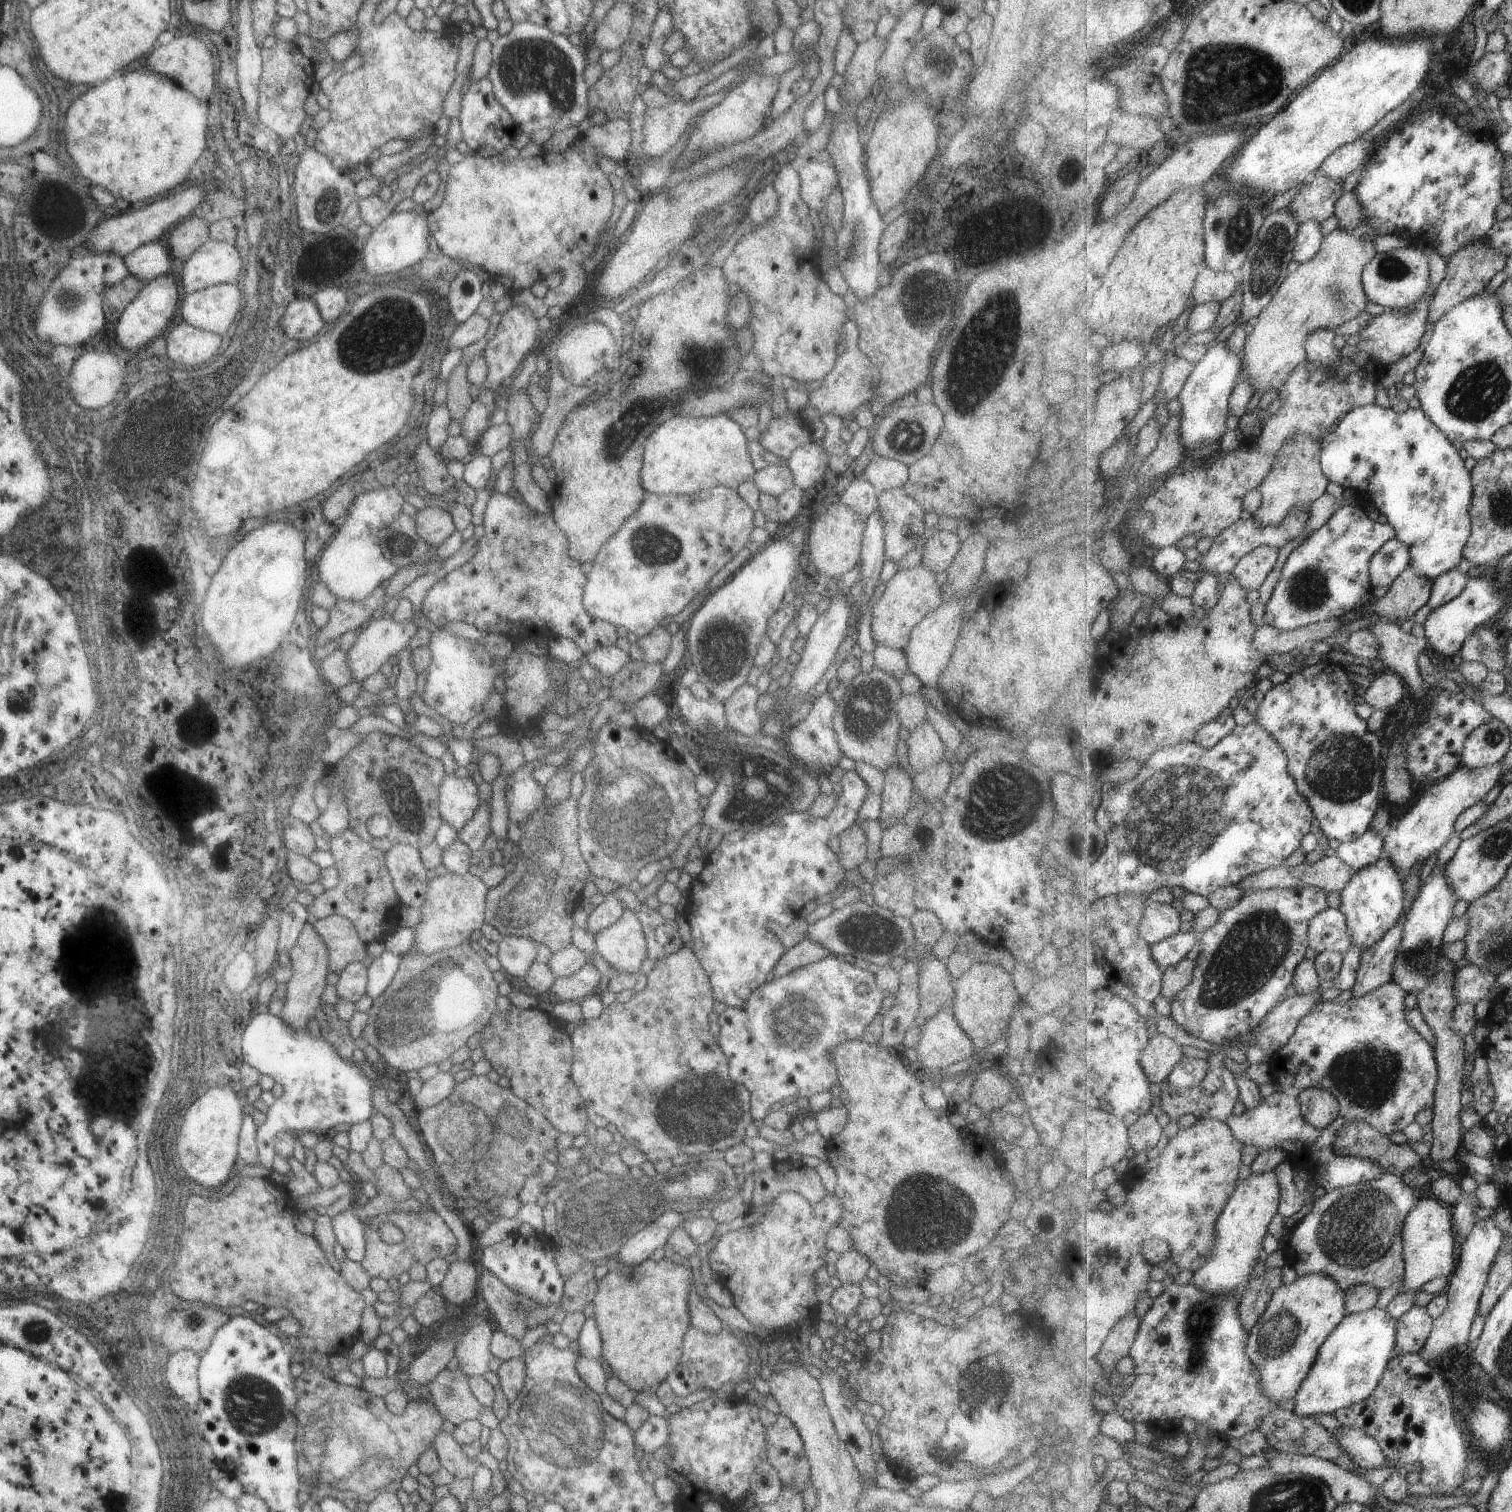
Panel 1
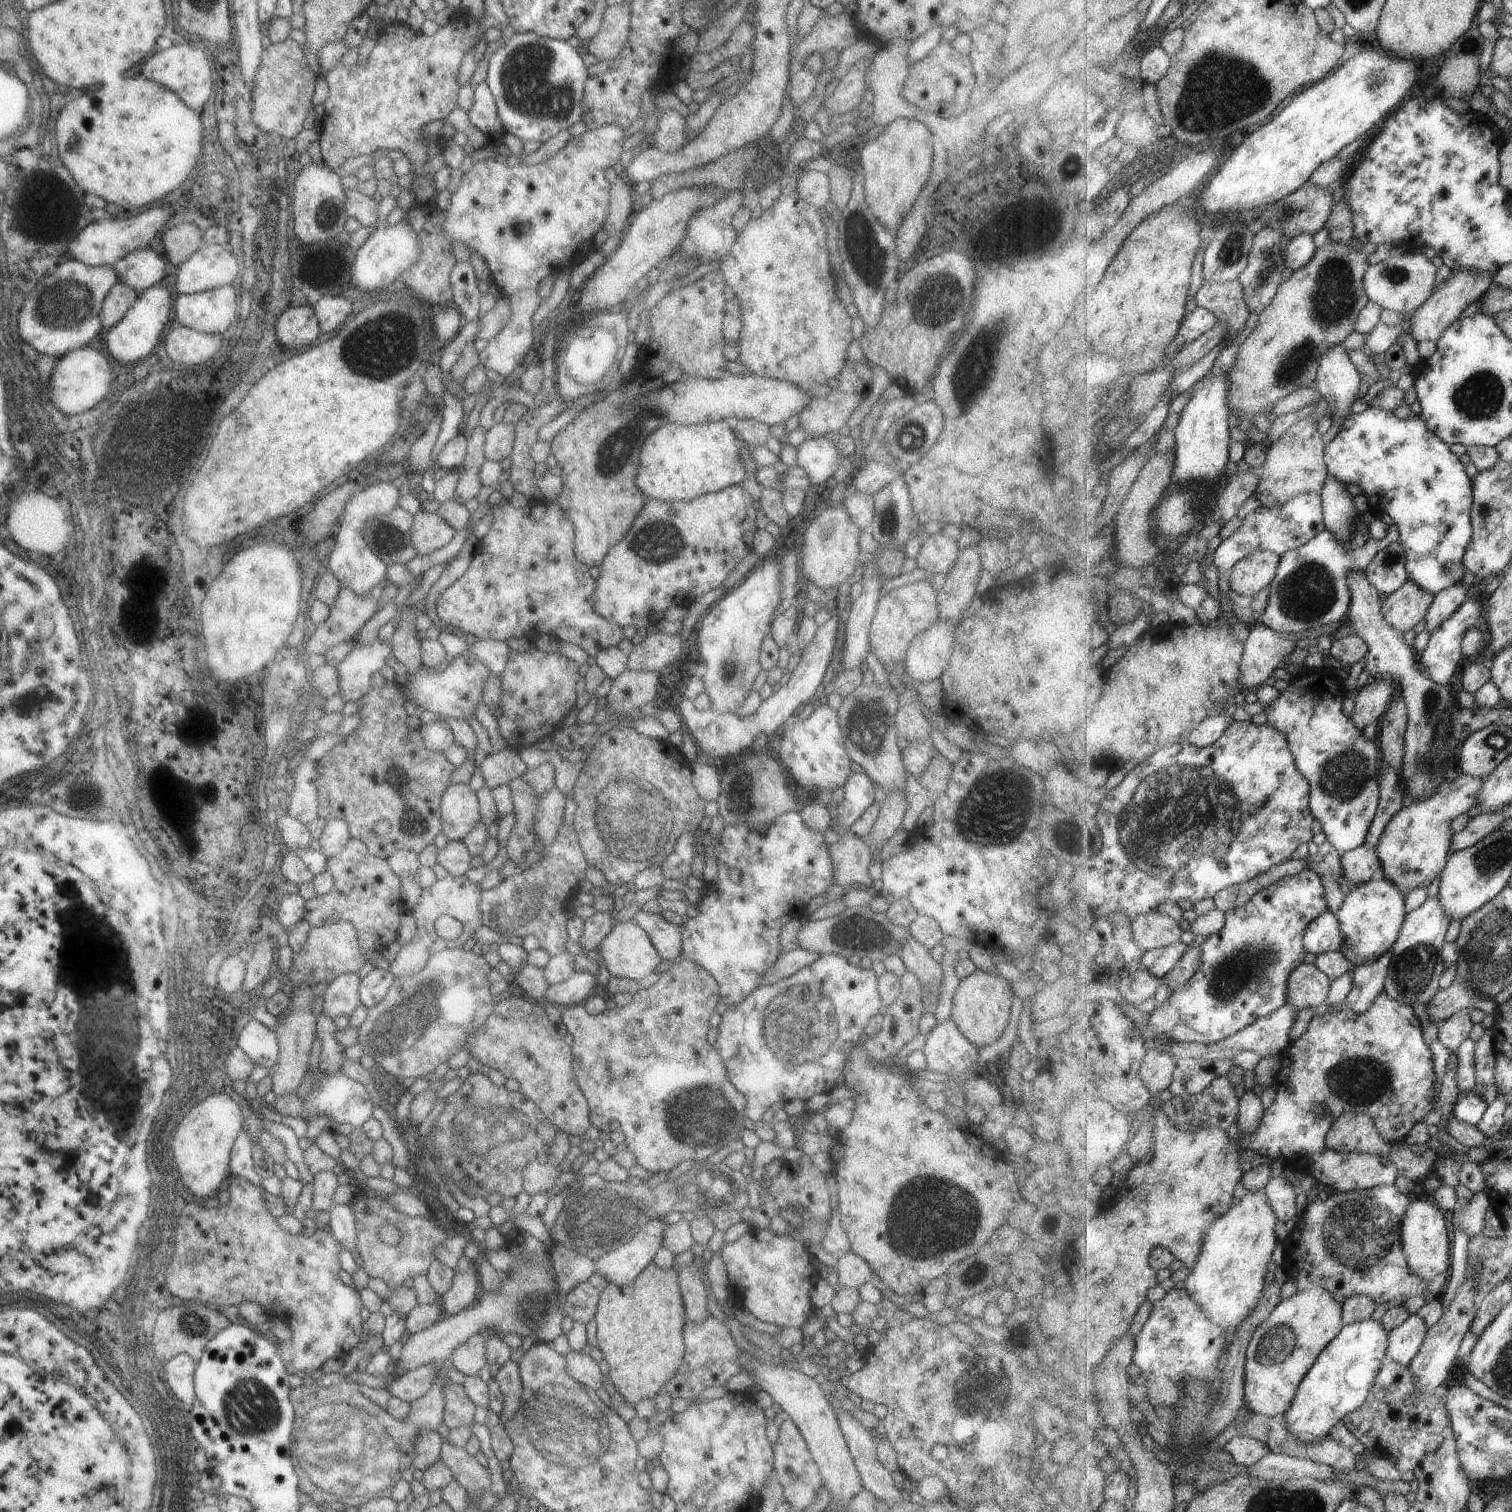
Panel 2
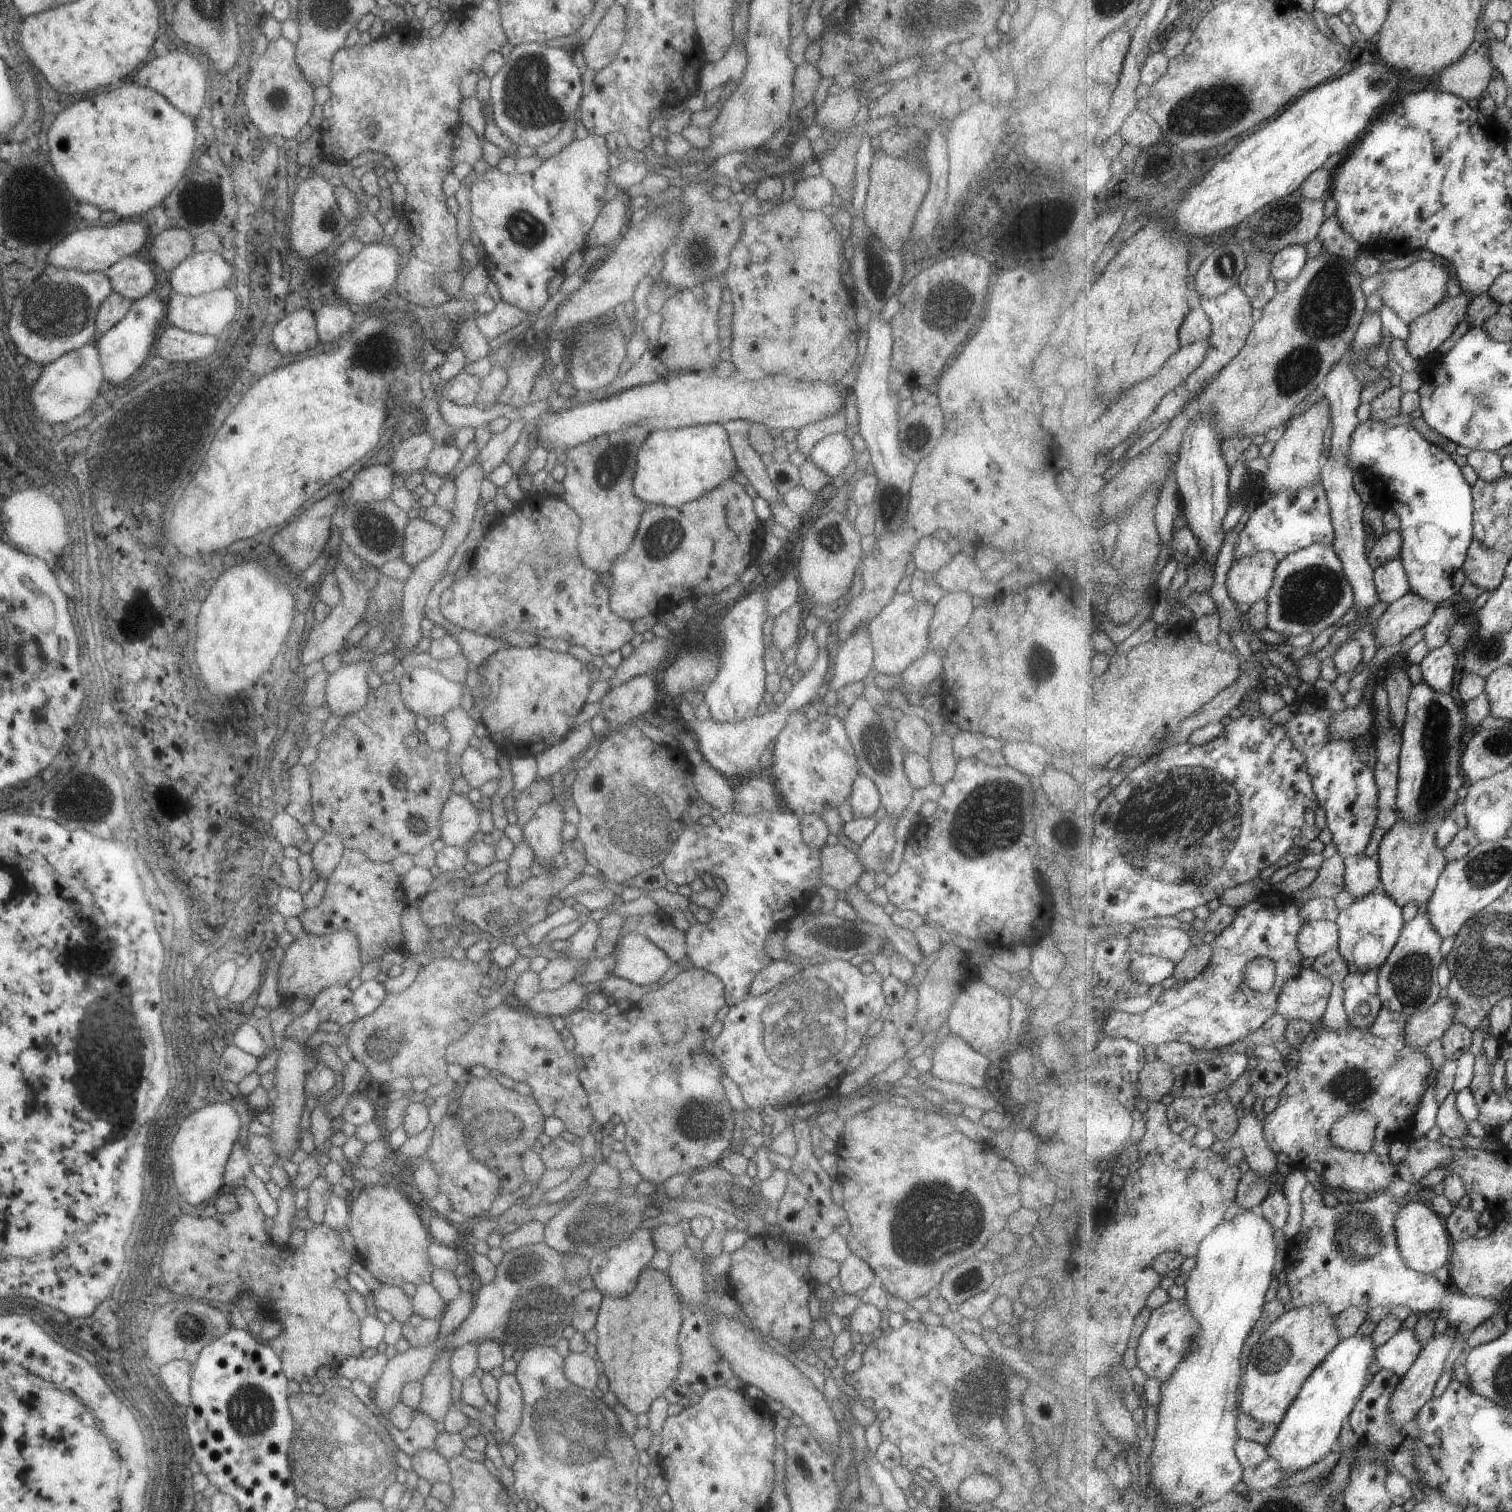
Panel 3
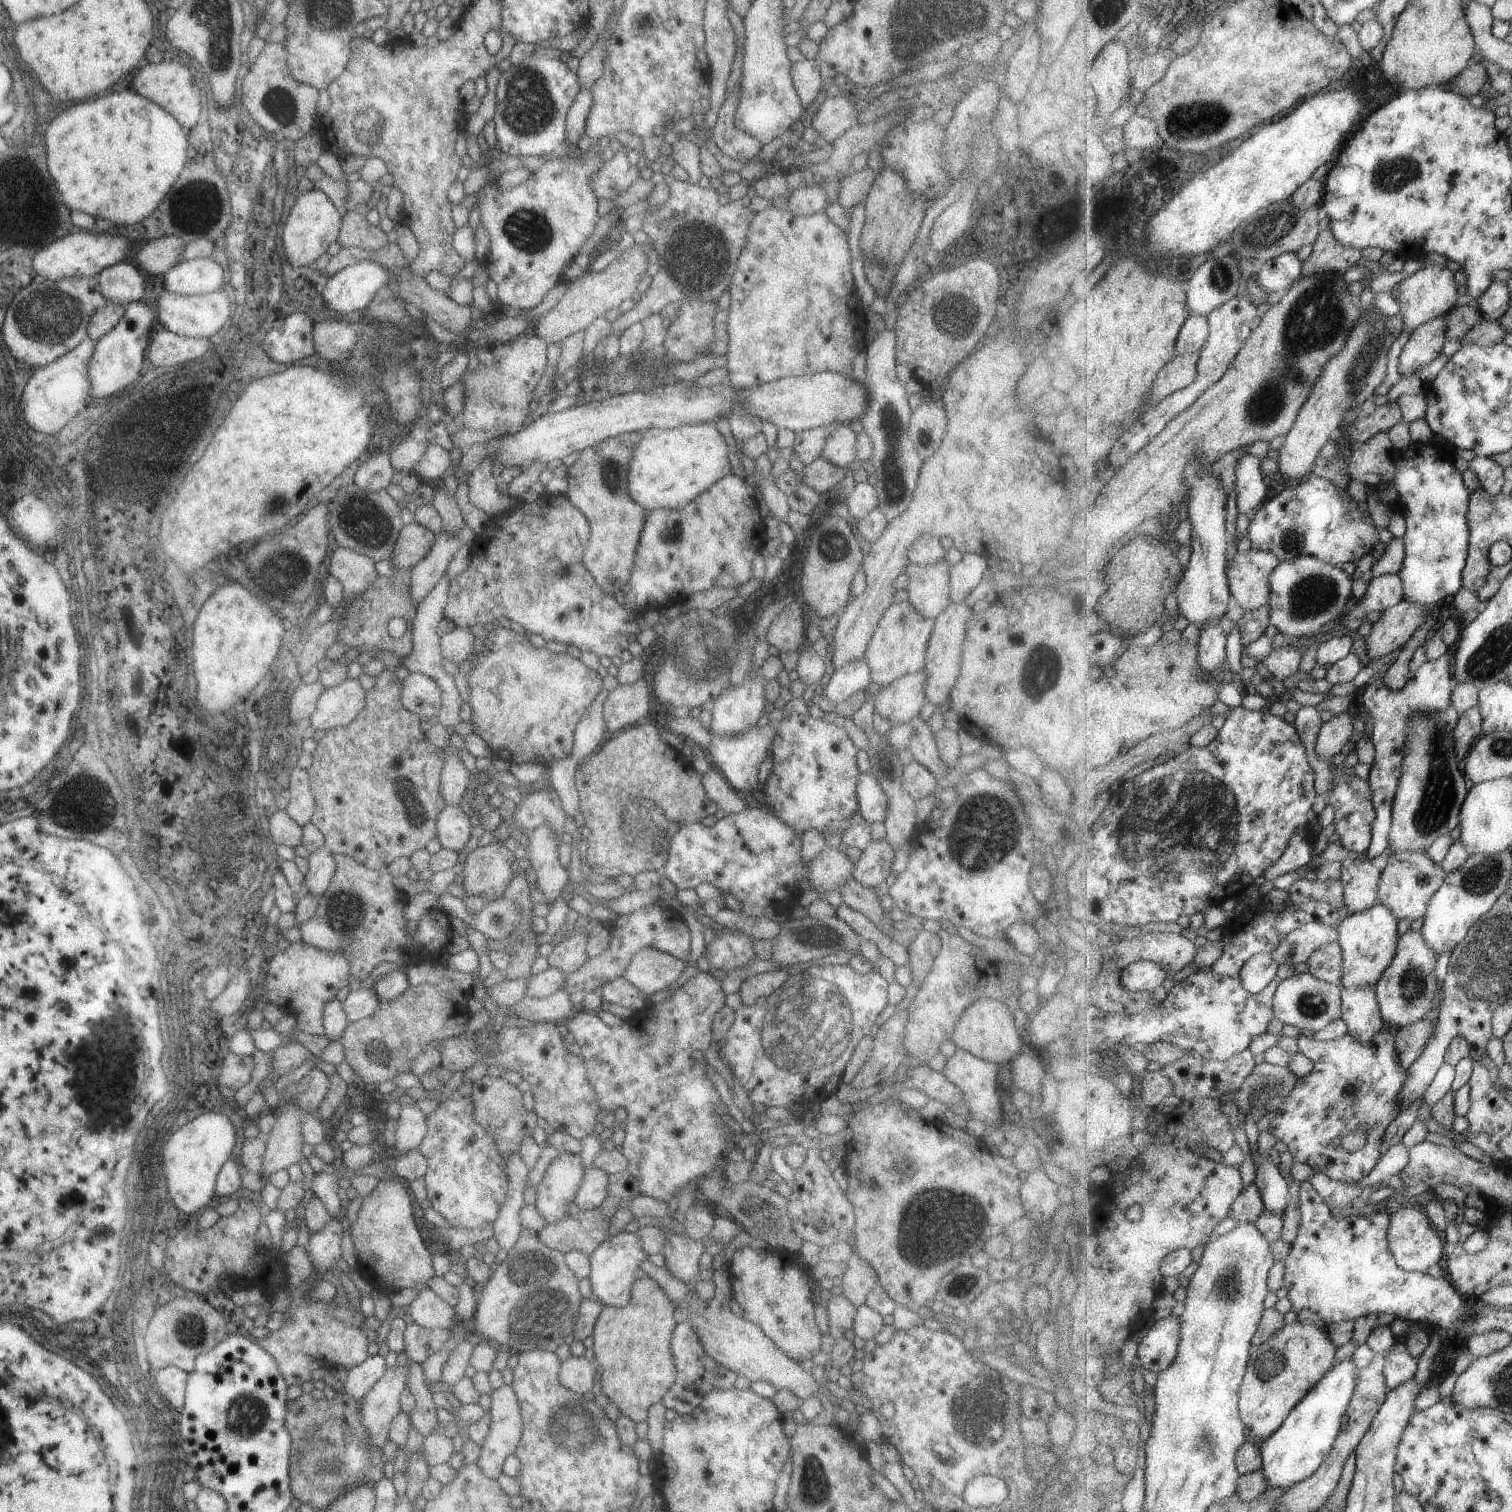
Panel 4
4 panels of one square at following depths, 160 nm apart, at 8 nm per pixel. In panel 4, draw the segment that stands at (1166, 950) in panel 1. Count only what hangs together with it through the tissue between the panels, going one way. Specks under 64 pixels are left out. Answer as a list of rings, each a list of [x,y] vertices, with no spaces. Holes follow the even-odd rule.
[[[1152,961],[1129,963],[1128,968],[1121,972],[1121,983],[1131,992],[1153,992],[1168,980],[1167,970]]]

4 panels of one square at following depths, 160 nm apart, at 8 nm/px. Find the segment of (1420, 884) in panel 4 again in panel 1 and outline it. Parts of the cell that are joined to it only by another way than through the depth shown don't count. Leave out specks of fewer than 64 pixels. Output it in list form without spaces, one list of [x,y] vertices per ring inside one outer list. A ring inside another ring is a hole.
[[[1502,763],[1476,769],[1461,764],[1449,777],[1427,789],[1404,815],[1390,820],[1384,837],[1384,854],[1390,857],[1403,882],[1457,835],[1455,823],[1459,816],[1481,802],[1491,788],[1501,786],[1501,777]]]

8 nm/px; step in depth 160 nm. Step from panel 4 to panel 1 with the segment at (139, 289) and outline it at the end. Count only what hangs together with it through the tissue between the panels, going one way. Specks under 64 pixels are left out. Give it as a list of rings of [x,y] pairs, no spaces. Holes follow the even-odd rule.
[[[158,241],[142,244],[122,257],[123,264],[132,277],[144,282],[169,271],[169,254]]]

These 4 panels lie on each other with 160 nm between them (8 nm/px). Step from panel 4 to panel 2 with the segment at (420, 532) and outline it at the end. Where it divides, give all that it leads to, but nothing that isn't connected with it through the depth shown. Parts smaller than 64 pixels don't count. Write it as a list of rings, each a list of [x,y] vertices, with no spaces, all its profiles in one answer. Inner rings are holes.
[[[422,509],[412,516],[409,530],[411,546],[417,554],[430,554],[441,547],[451,550],[455,530],[435,512]]]

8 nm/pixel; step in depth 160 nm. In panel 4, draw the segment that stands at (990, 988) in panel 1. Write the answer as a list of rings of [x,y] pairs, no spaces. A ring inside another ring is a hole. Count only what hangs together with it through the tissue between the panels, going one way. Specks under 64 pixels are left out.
[[[979,998],[963,1010],[959,1022],[955,1024],[953,1038],[950,1040],[953,1040],[956,1048],[961,1048],[982,1060],[993,1062],[996,1066],[1006,1065],[1015,1057],[1015,1054],[1026,1049],[1019,1039],[1019,1031],[1013,1022],[1012,1006],[1009,1012],[1001,1002],[989,1000],[989,998]]]

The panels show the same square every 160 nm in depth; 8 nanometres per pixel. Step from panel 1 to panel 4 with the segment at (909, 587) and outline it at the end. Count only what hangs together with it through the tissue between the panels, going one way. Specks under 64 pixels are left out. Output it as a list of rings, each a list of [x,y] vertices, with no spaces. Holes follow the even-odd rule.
[[[903,600],[891,604],[883,612],[875,626],[873,635],[864,651],[864,660],[869,668],[871,685],[888,686],[903,674],[919,672],[923,668],[923,652],[929,639],[934,620],[919,616],[919,612]]]

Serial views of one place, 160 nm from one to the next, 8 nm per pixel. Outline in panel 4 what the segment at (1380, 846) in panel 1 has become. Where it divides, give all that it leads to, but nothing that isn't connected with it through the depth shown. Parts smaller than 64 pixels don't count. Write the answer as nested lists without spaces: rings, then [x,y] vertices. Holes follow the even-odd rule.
[[[1366,854],[1356,855],[1342,862],[1342,882],[1345,886],[1344,904],[1348,914],[1363,912],[1378,902],[1378,885],[1382,871]]]

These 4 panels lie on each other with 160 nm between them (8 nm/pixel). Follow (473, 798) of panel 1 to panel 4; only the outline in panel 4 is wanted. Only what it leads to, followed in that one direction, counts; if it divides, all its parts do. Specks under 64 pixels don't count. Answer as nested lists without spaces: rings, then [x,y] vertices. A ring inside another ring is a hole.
[[[445,805],[436,817],[435,838],[441,848],[459,852],[468,842],[472,826],[470,816],[465,814],[458,805]]]

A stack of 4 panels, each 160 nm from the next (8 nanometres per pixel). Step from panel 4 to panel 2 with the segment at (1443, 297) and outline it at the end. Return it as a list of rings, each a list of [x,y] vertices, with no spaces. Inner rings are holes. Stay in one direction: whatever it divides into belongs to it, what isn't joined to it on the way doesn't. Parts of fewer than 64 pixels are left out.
[[[1404,253],[1387,258],[1382,262],[1373,264],[1367,270],[1364,279],[1364,288],[1370,300],[1379,304],[1381,308],[1405,314],[1415,313],[1433,296],[1437,284],[1437,266],[1425,254]]]

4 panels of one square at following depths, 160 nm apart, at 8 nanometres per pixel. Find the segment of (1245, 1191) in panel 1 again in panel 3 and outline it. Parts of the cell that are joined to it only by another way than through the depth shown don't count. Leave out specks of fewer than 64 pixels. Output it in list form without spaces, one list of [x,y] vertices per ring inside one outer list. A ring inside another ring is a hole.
[[[1245,1209],[1231,1220],[1223,1220],[1199,1248],[1196,1267],[1189,1273],[1185,1284],[1185,1300],[1191,1313],[1202,1324],[1202,1333],[1195,1337],[1189,1356],[1179,1364],[1173,1376],[1159,1384],[1160,1394],[1155,1402],[1159,1418],[1154,1450],[1149,1458],[1152,1465],[1151,1485],[1161,1492],[1163,1500],[1169,1504],[1168,1510],[1181,1504],[1190,1504],[1194,1509],[1202,1508],[1209,1502],[1221,1500],[1243,1481],[1245,1470],[1235,1450],[1240,1440],[1238,1419],[1244,1376],[1243,1348],[1262,1318],[1265,1294],[1273,1284],[1275,1258],[1277,1244],[1274,1227],[1258,1210]]]

